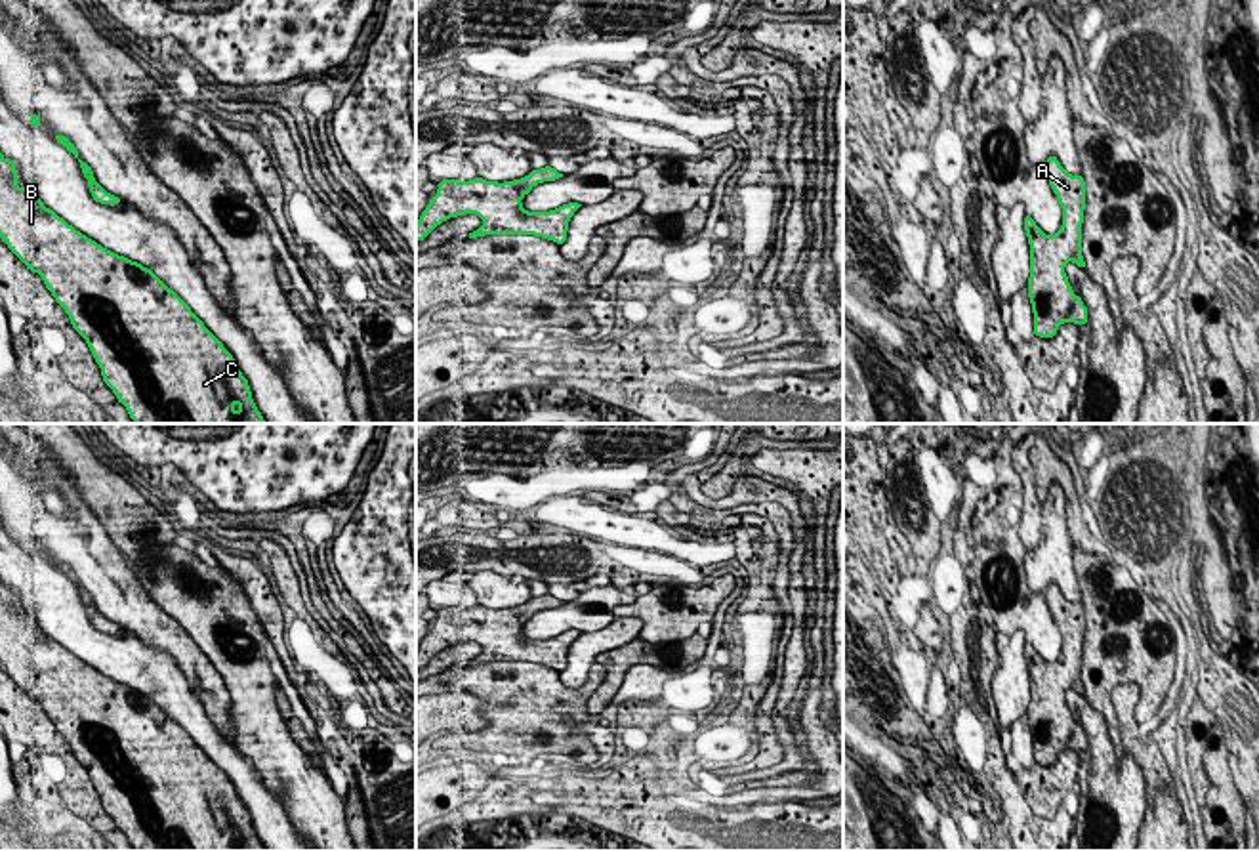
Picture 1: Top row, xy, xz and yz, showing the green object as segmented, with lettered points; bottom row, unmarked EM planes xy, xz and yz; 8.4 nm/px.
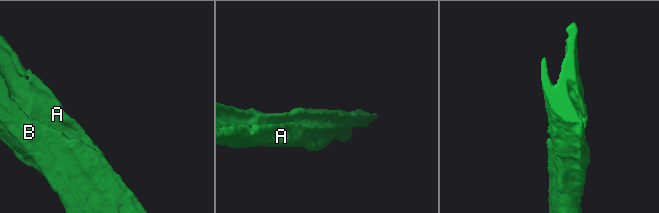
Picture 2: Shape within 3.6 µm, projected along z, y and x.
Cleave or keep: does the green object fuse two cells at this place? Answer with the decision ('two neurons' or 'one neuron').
one neuron

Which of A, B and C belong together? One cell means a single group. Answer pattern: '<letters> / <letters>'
A B C

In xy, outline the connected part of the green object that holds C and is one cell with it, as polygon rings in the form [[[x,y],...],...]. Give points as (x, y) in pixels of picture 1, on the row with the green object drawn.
[[[0,153],[0,237],[42,277],[134,424],[267,424],[233,355],[174,290],[46,208],[32,181],[17,183],[15,162]]]

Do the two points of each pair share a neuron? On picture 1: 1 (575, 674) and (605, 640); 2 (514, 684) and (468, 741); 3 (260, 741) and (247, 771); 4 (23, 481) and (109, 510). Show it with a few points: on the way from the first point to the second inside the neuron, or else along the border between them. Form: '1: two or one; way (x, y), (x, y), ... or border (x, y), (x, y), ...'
1: one; way (578, 664), (596, 645)
2: one; way (514, 701), (514, 710), (485, 739)
3: two; border (237, 750), (250, 760), (262, 781), (279, 796)
4: two; border (61, 466), (113, 540)

